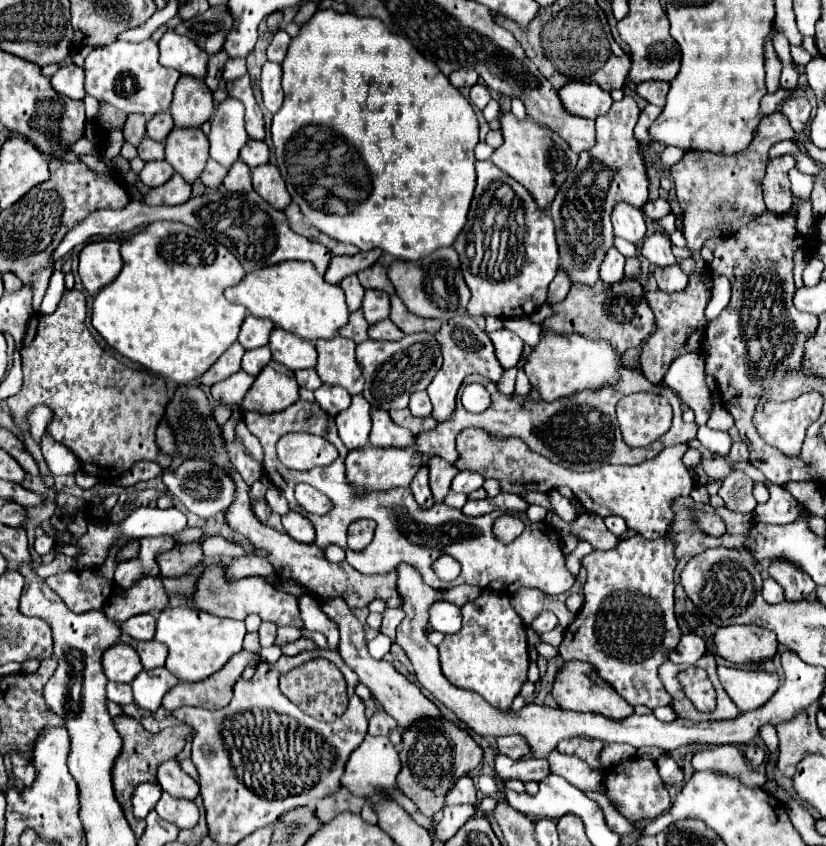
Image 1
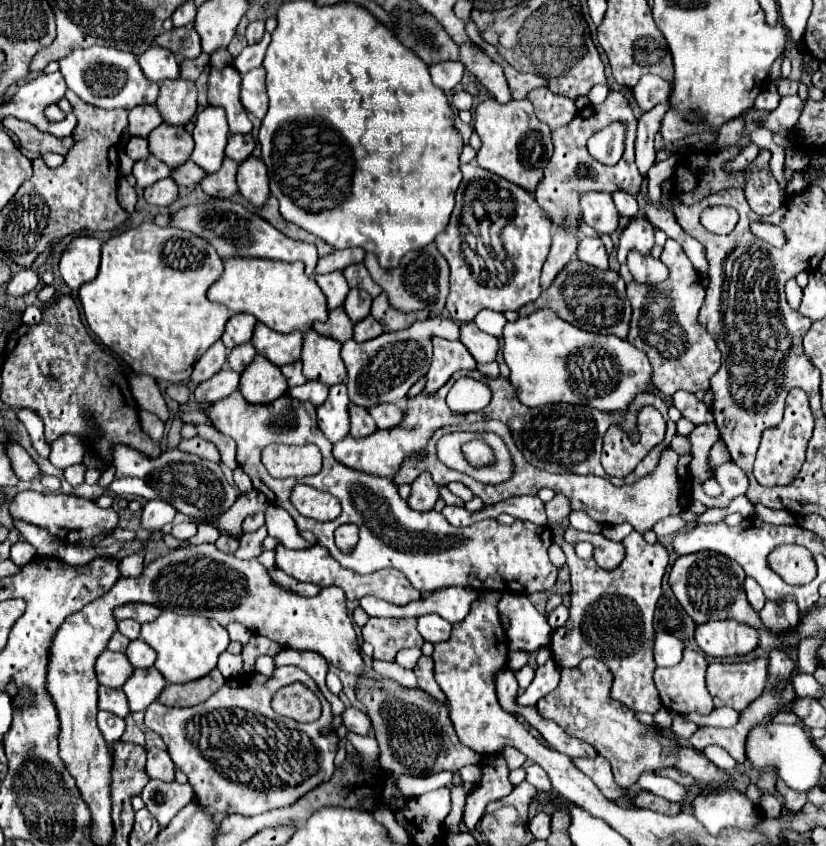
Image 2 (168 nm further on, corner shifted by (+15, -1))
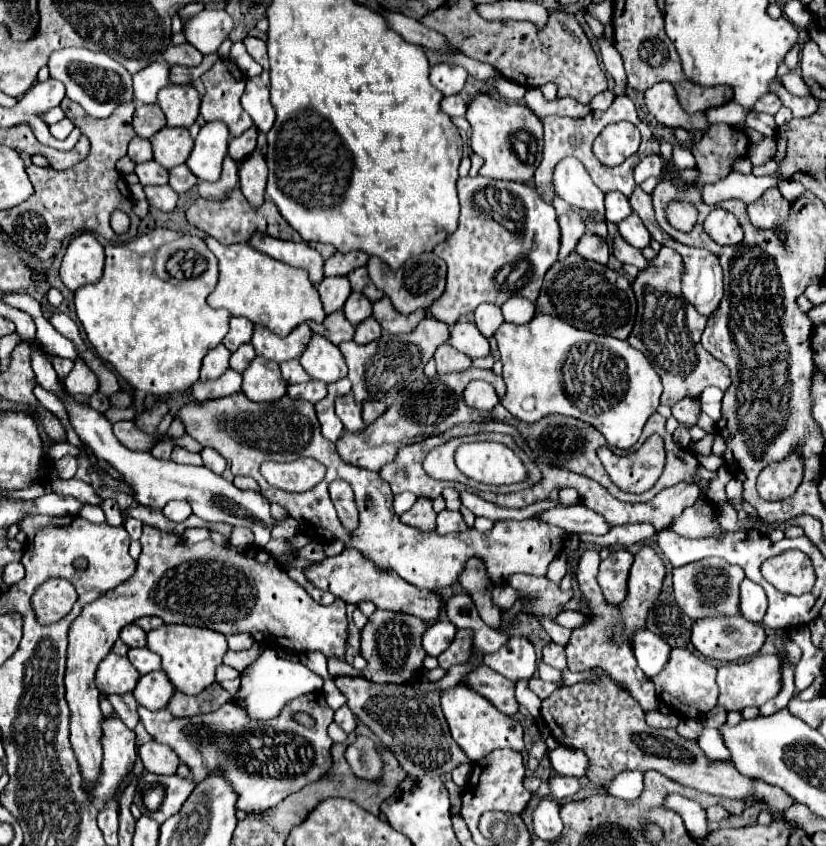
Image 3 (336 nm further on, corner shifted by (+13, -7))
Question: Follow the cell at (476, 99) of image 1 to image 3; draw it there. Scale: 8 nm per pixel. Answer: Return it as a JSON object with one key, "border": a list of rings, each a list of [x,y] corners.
{"border":[[[451,95],[451,97],[443,97],[441,109],[443,109],[449,117],[457,117],[457,115],[465,115],[467,103],[463,101],[461,95]]]}

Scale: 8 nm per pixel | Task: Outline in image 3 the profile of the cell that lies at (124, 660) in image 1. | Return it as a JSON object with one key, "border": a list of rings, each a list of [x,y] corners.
{"border":[[[109,653],[97,669],[97,689],[103,695],[111,693],[129,693],[135,689],[135,683],[139,681],[139,671],[131,665],[131,661],[123,655]]]}

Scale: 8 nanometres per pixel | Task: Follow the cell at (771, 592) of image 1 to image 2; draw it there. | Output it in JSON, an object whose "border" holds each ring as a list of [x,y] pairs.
{"border":[[[747,577],[745,579],[745,591],[747,591],[747,599],[749,599],[749,603],[753,605],[753,609],[761,609],[763,605],[765,605],[765,593],[763,593],[763,589],[757,585],[757,581],[753,581],[751,577]]]}

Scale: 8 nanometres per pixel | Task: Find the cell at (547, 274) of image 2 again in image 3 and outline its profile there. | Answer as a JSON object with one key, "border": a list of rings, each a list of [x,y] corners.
{"border":[[[565,213],[559,215],[559,225],[561,225],[561,251],[559,251],[559,259],[565,259],[575,247],[579,237],[585,233],[585,223],[583,217],[579,213]]]}

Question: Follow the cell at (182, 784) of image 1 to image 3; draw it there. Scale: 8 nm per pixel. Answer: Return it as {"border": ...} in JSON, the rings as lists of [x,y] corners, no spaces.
{"border":[[[149,741],[145,745],[139,747],[139,757],[143,761],[143,767],[151,773],[159,773],[159,775],[171,775],[177,771],[179,765],[179,757],[177,753],[163,743],[157,741]]]}

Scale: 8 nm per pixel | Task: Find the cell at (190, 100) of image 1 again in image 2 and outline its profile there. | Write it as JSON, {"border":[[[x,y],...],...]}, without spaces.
{"border":[[[165,79],[159,83],[161,85],[161,91],[159,91],[159,97],[157,97],[157,109],[163,117],[163,121],[167,125],[187,125],[195,111],[197,111],[197,89],[195,89],[195,83],[193,81],[187,81],[187,79]]]}

